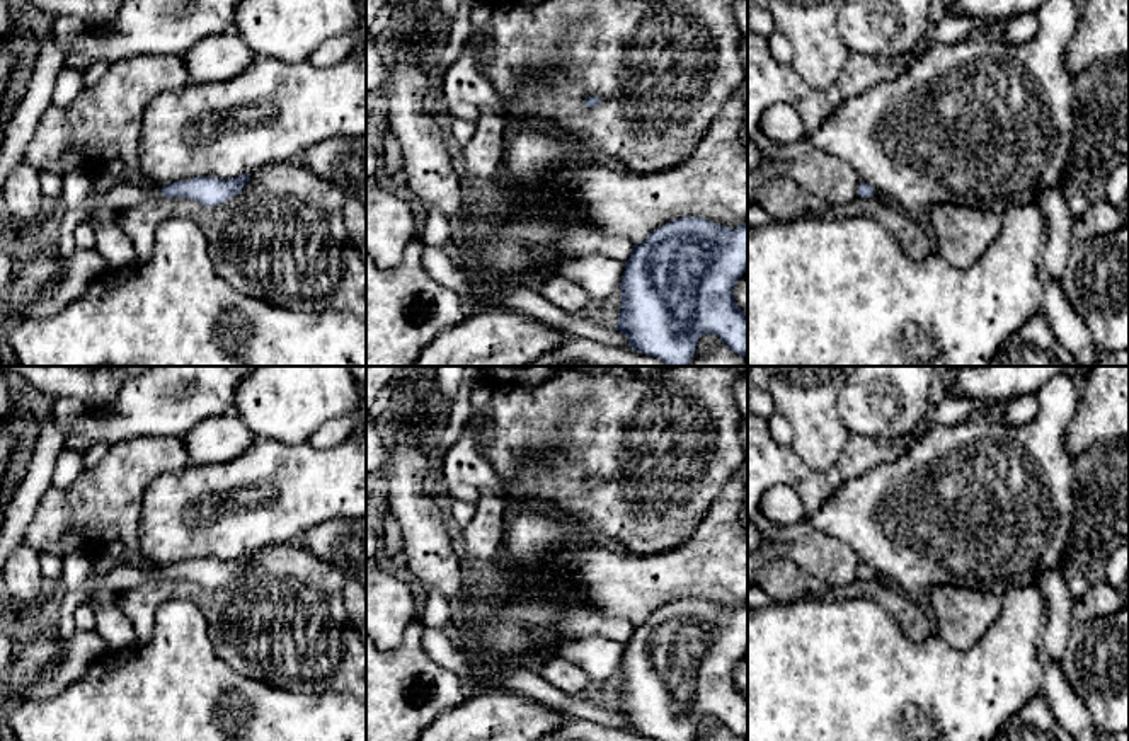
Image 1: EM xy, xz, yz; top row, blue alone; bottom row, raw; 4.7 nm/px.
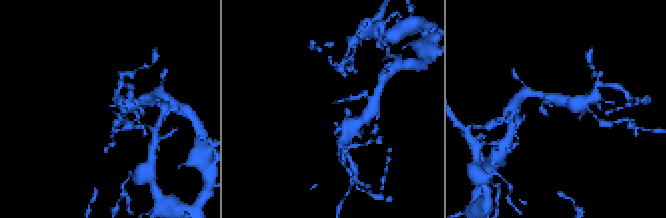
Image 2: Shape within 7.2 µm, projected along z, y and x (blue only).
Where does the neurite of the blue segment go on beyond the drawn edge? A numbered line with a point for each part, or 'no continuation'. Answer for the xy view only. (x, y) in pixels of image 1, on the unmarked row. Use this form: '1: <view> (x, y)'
1: xy (79, 571)

